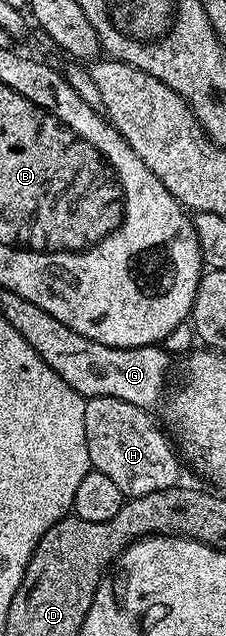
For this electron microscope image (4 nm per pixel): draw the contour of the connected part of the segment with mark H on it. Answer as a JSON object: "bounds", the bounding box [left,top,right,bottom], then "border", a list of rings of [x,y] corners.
{"bounds":[87,396,181,498],"border":[[[93,396],[87,400],[87,459],[90,467],[106,474],[127,498],[157,494],[158,491],[177,488],[181,484],[179,468],[175,465],[176,453],[173,448],[171,453],[166,434],[159,429],[158,422],[151,415],[148,409],[133,406],[133,402],[125,402],[121,398]]]}

